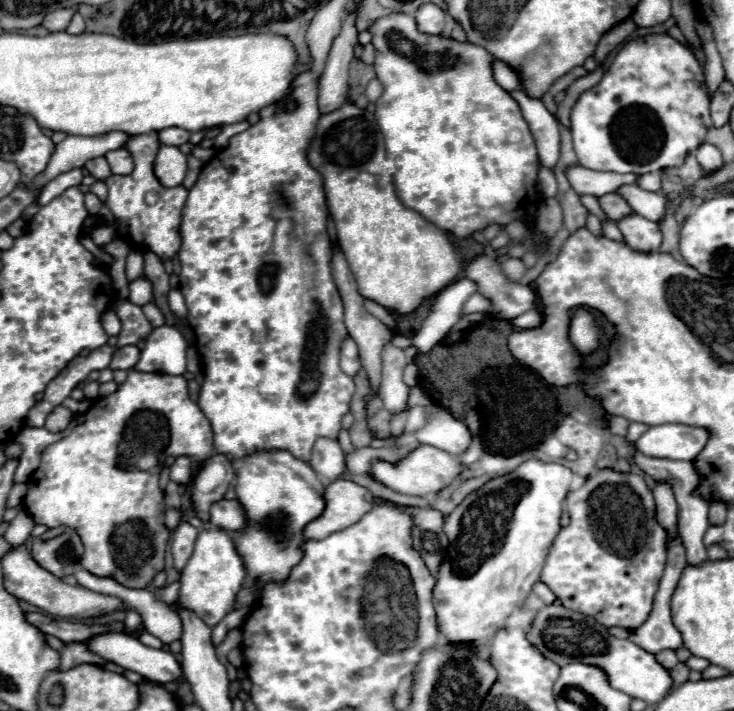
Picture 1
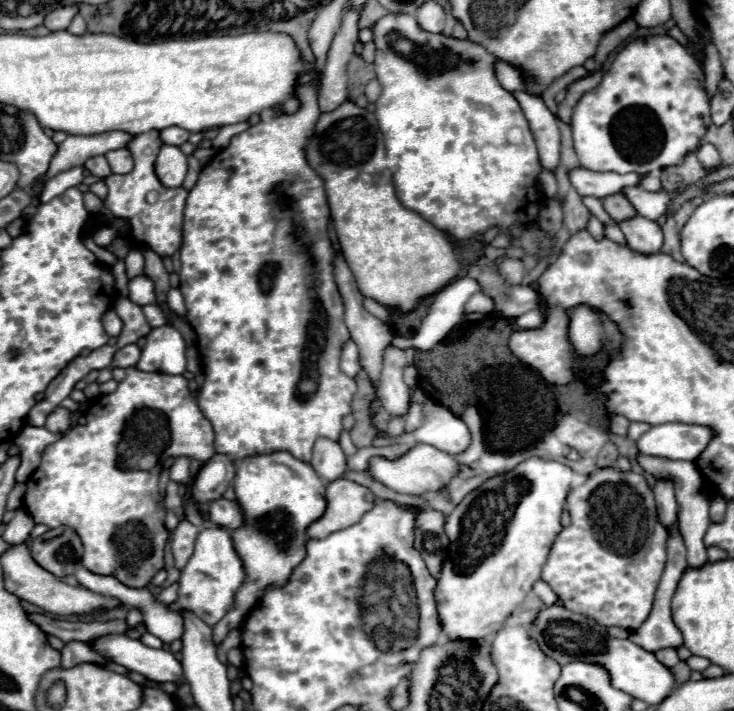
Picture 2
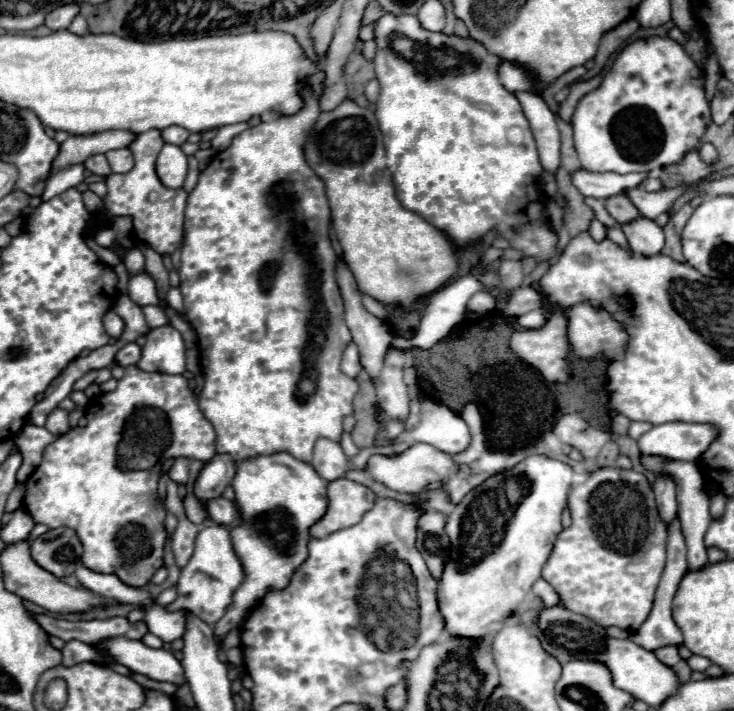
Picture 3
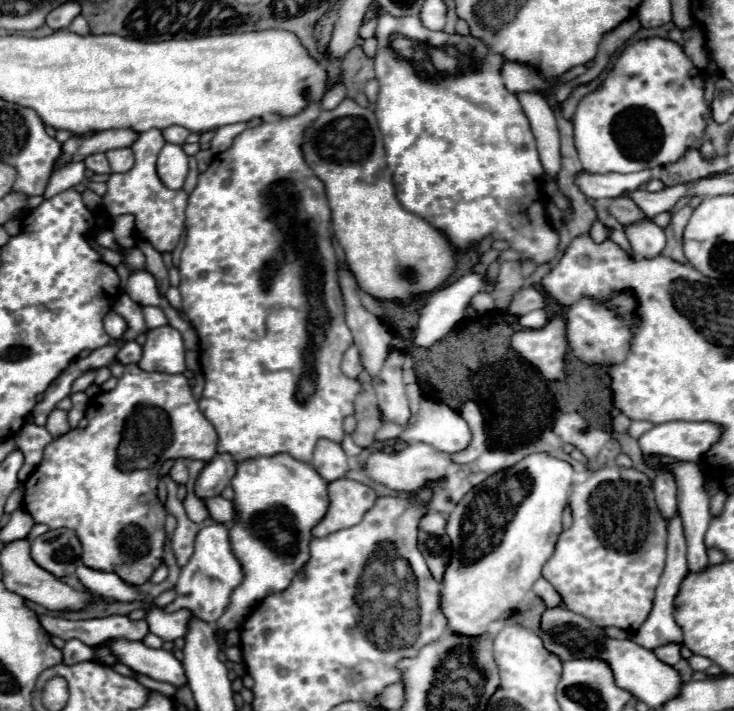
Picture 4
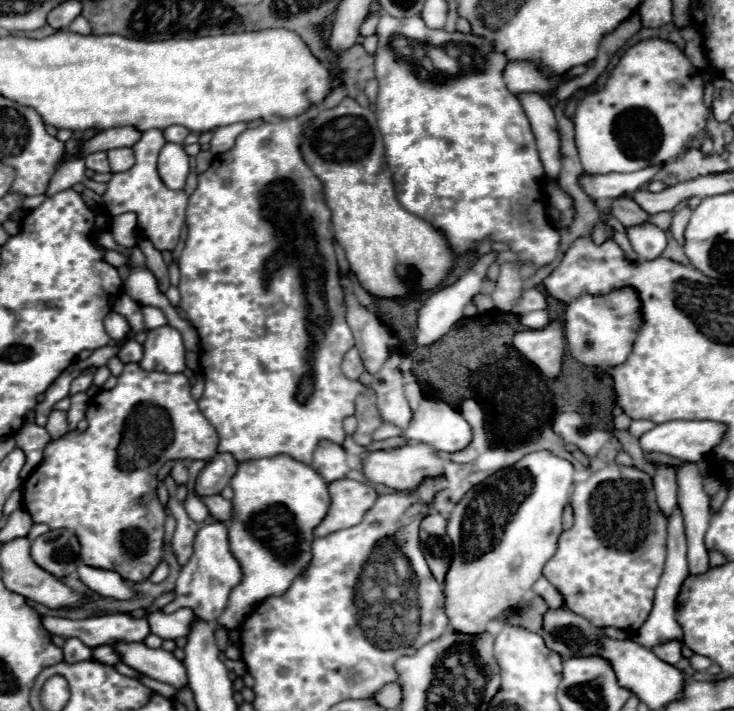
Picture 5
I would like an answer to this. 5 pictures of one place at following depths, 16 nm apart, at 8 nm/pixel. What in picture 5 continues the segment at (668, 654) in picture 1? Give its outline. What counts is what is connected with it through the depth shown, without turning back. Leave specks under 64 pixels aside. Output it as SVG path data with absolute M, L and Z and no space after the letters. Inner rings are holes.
M668 640L668 642L664 642L664 644L654 646L652 652L654 652L660 660L664 660L664 662L668 662L668 664L676 664L676 662L682 658L682 646L684 646L684 642L680 642L680 640Z

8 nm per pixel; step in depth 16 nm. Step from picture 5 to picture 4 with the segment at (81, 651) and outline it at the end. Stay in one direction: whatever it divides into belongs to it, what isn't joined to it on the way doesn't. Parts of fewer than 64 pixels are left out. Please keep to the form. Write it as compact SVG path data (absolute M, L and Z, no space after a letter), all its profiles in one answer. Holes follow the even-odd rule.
M76 638L66 640L62 652L64 652L64 664L78 664L78 662L84 662L84 660L96 660L94 648L82 644Z

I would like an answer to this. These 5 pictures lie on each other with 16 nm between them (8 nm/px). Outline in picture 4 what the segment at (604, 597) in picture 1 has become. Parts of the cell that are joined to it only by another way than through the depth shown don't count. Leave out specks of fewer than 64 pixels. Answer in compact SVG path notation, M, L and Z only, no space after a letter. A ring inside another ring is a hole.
M616 464L604 466L602 470L592 472L586 482L574 486L570 508L574 524L560 534L556 552L544 564L542 576L558 590L568 610L600 624L602 628L616 626L626 632L636 632L652 610L654 590L666 560L666 520L656 506L650 478L634 468L622 468Z

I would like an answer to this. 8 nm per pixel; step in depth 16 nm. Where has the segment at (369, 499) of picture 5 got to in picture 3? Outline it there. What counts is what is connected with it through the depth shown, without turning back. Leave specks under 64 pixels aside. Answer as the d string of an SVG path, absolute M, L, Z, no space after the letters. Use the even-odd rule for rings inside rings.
M340 478L328 484L328 500L328 512L312 526L312 538L324 538L332 532L358 524L376 502L376 494L364 484Z

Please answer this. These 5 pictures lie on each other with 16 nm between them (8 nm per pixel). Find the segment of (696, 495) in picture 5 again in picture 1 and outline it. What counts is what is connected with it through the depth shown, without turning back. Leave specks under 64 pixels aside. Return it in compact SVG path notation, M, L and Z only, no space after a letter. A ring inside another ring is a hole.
M636 452L634 456L636 464L646 472L650 474L654 480L668 480L672 484L672 488L676 488L676 502L678 502L678 532L680 532L680 538L684 540L684 546L686 546L686 558L688 558L688 564L690 566L698 566L702 562L706 562L706 546L702 544L702 538L704 538L704 532L708 530L710 522L708 522L708 500L698 496L696 490L700 486L700 476L694 468L692 462L678 462L678 460L664 460L664 458L650 458L650 456L644 456L642 452Z

